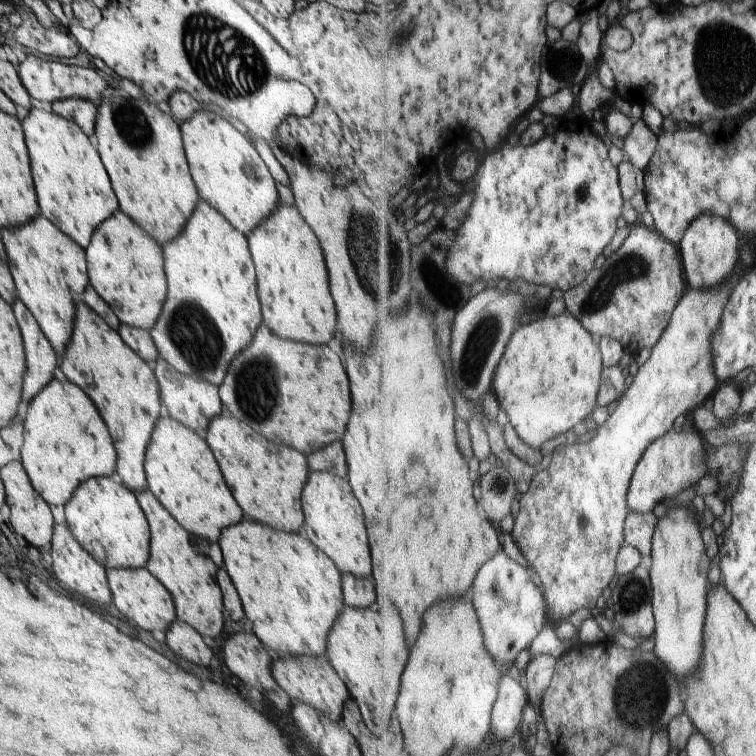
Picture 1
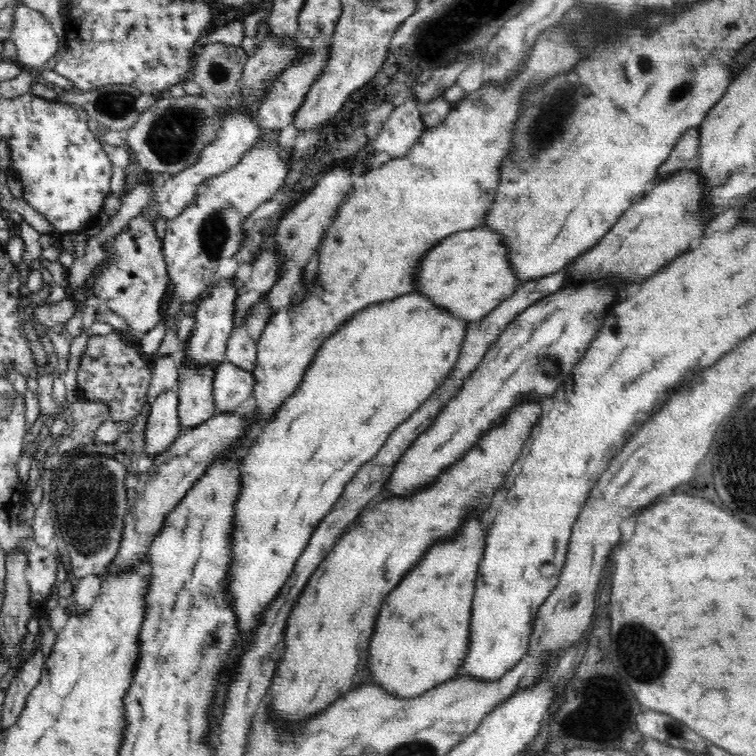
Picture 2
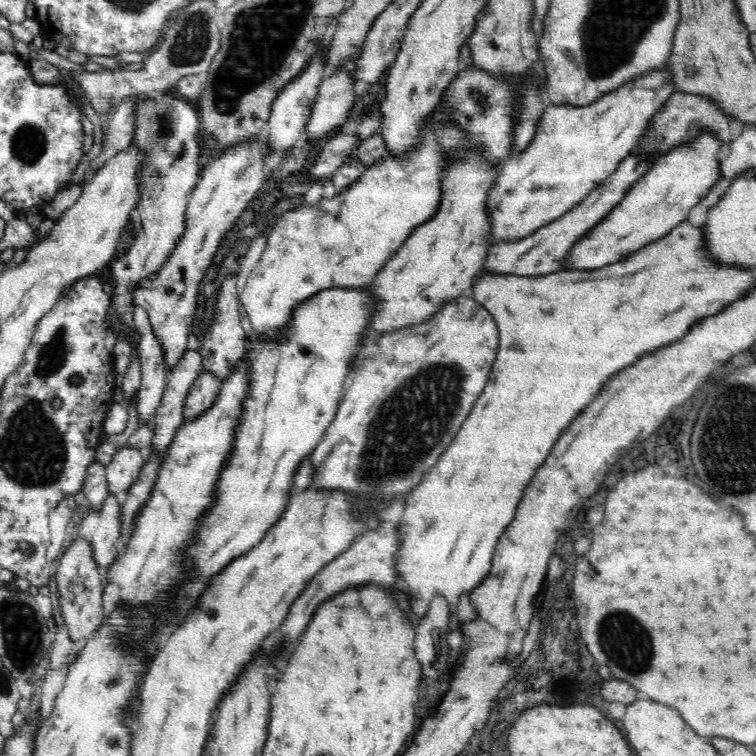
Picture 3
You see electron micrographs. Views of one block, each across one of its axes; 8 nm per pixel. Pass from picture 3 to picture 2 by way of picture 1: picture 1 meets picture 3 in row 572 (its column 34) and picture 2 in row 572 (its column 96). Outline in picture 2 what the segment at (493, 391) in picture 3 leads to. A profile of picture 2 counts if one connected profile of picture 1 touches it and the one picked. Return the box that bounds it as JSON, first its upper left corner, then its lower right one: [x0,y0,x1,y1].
[368,514,486,698]

